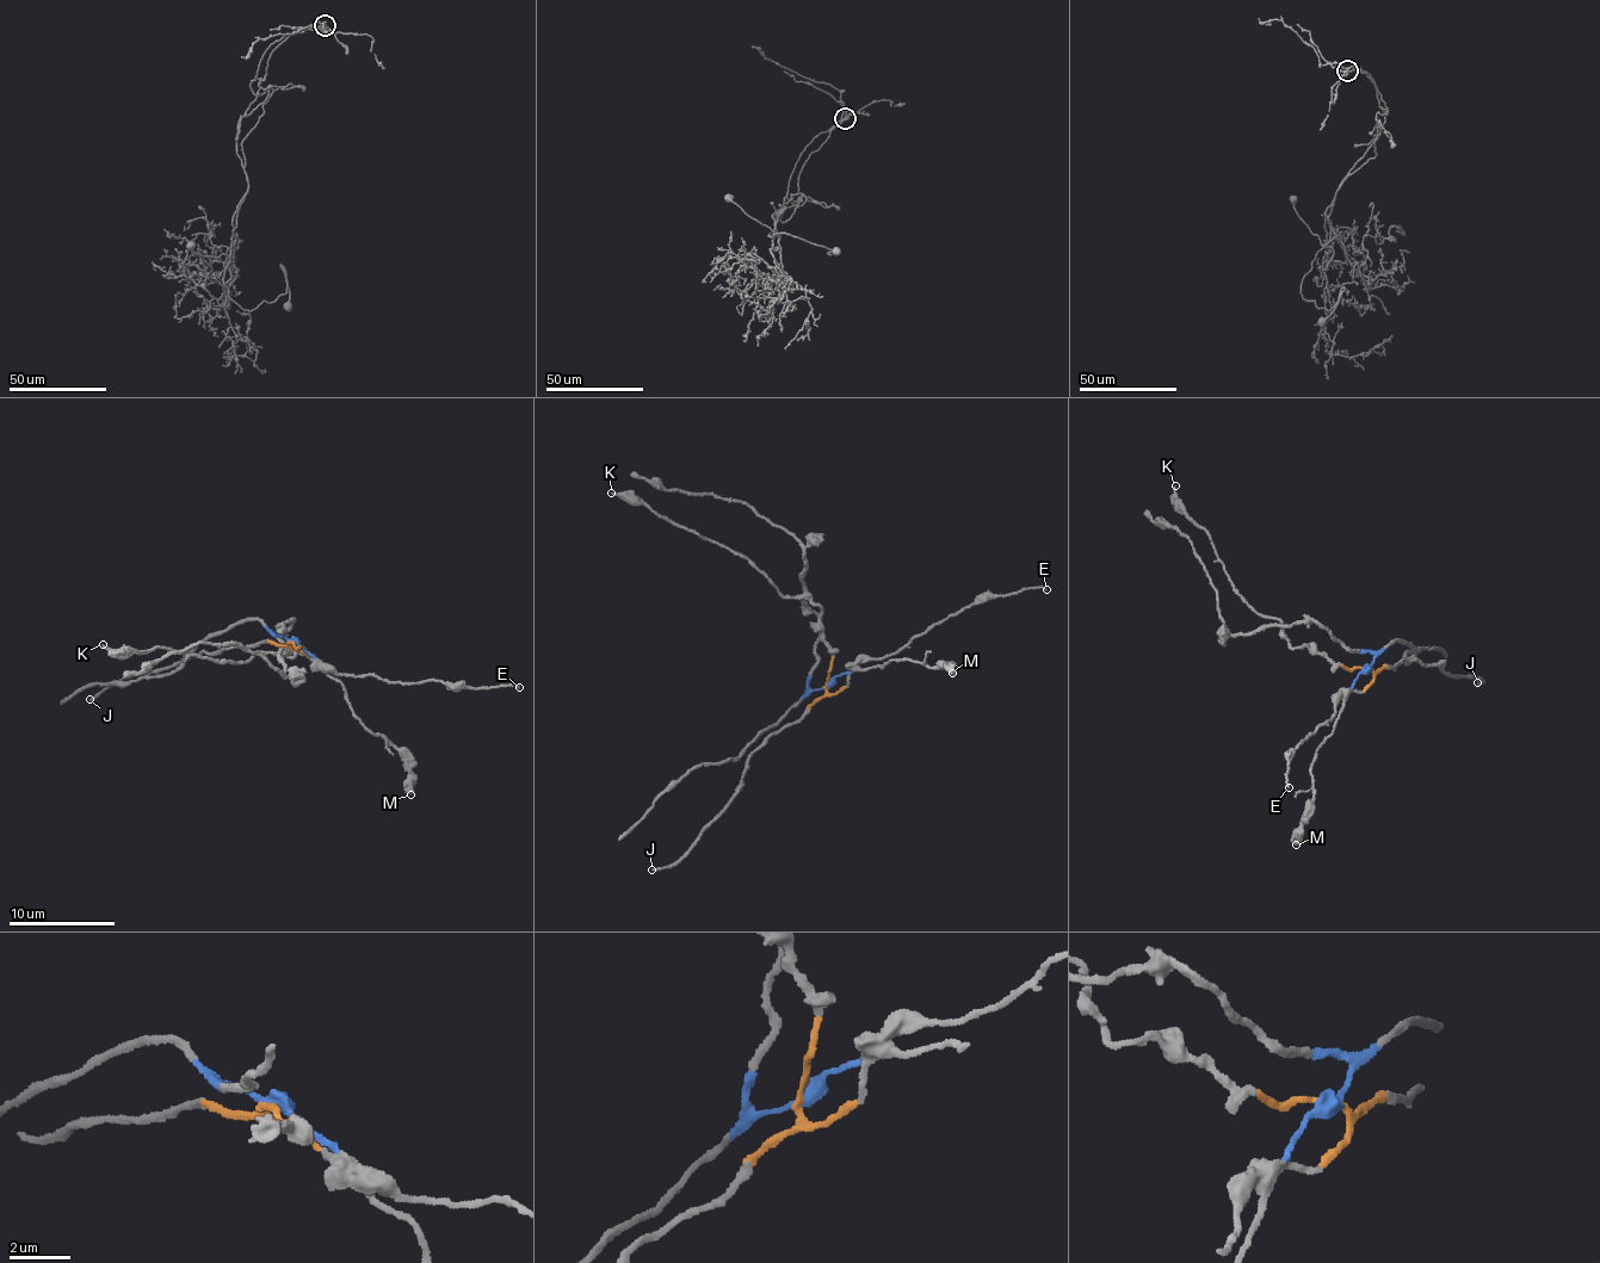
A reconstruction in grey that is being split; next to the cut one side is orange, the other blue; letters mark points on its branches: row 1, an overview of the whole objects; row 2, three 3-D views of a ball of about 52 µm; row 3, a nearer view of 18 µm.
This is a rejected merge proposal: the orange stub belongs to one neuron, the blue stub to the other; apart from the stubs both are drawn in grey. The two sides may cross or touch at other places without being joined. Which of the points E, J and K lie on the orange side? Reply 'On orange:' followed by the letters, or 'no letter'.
On orange: J, K

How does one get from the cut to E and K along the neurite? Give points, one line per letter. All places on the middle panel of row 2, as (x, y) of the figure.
E: (827, 685), (854, 666), (901, 652), (934, 625), (975, 602), (1046, 589)
K: (828, 686), (832, 648), (823, 638), (817, 606), (803, 596), (784, 596), (743, 556), (612, 493)

